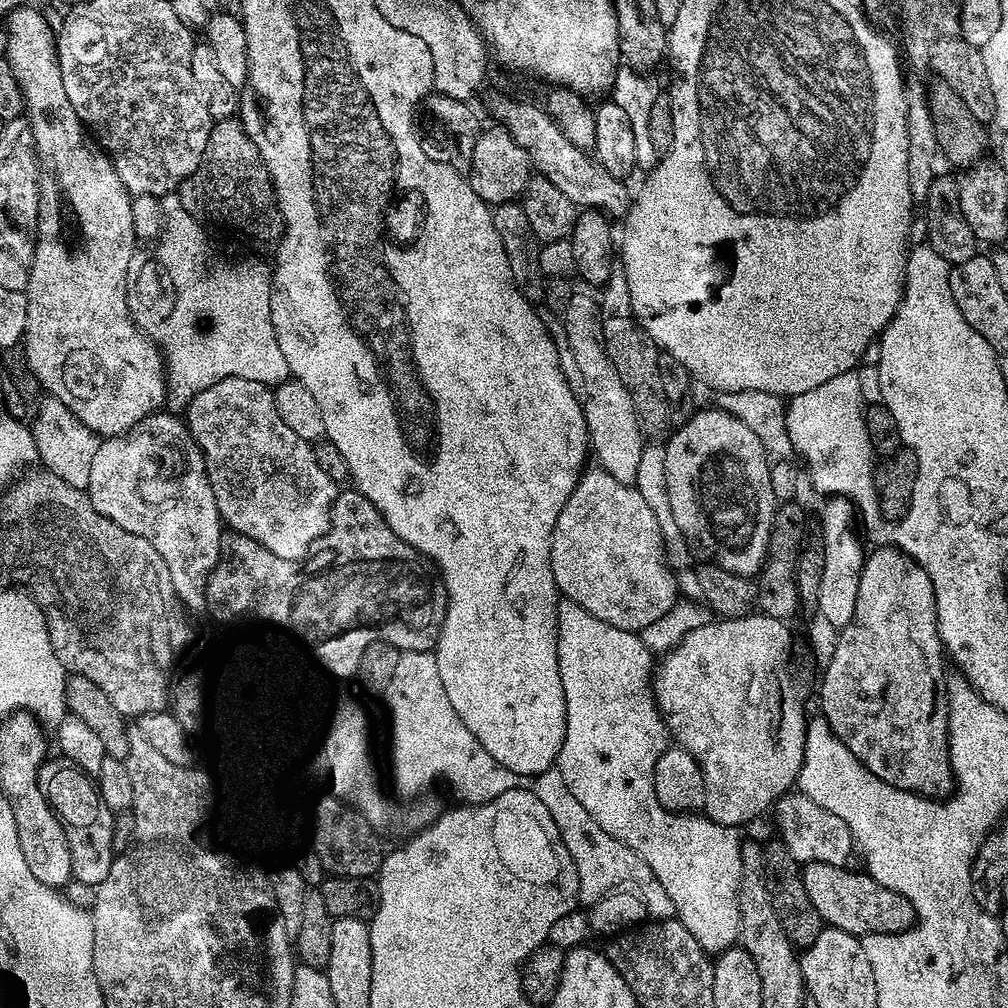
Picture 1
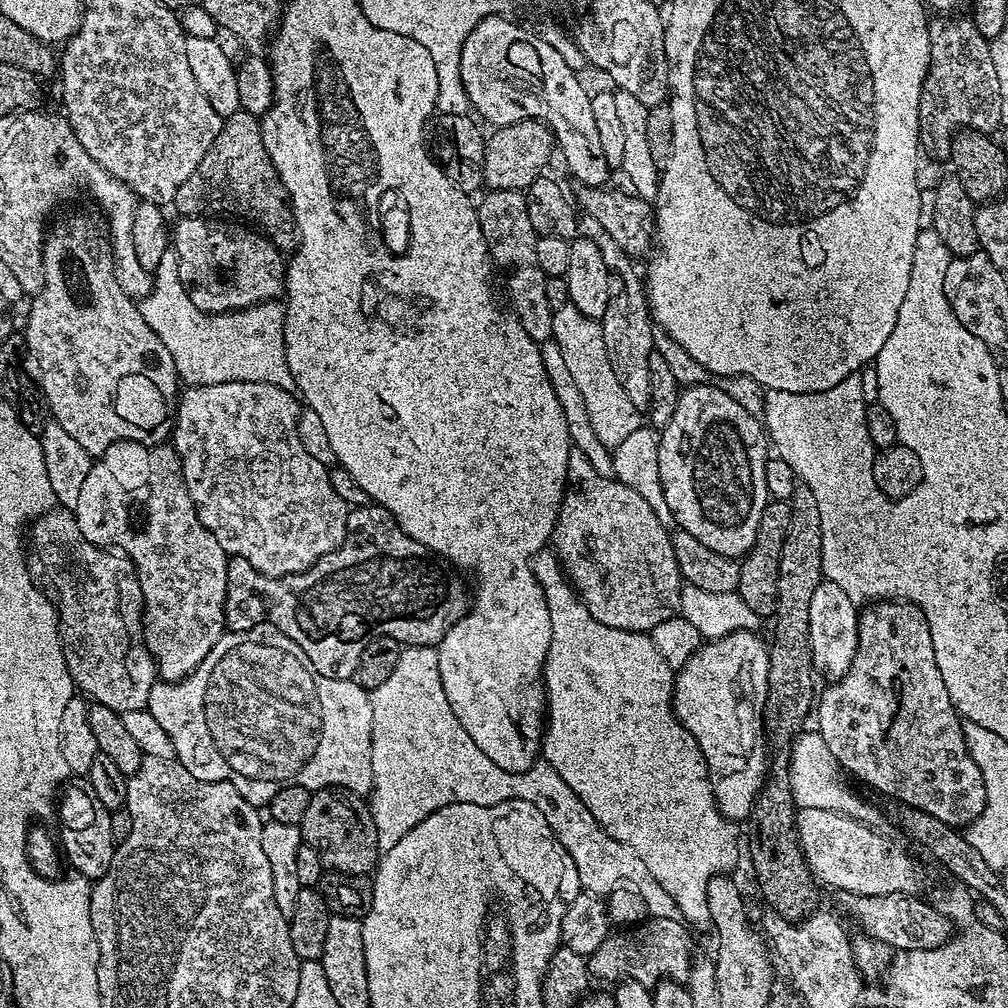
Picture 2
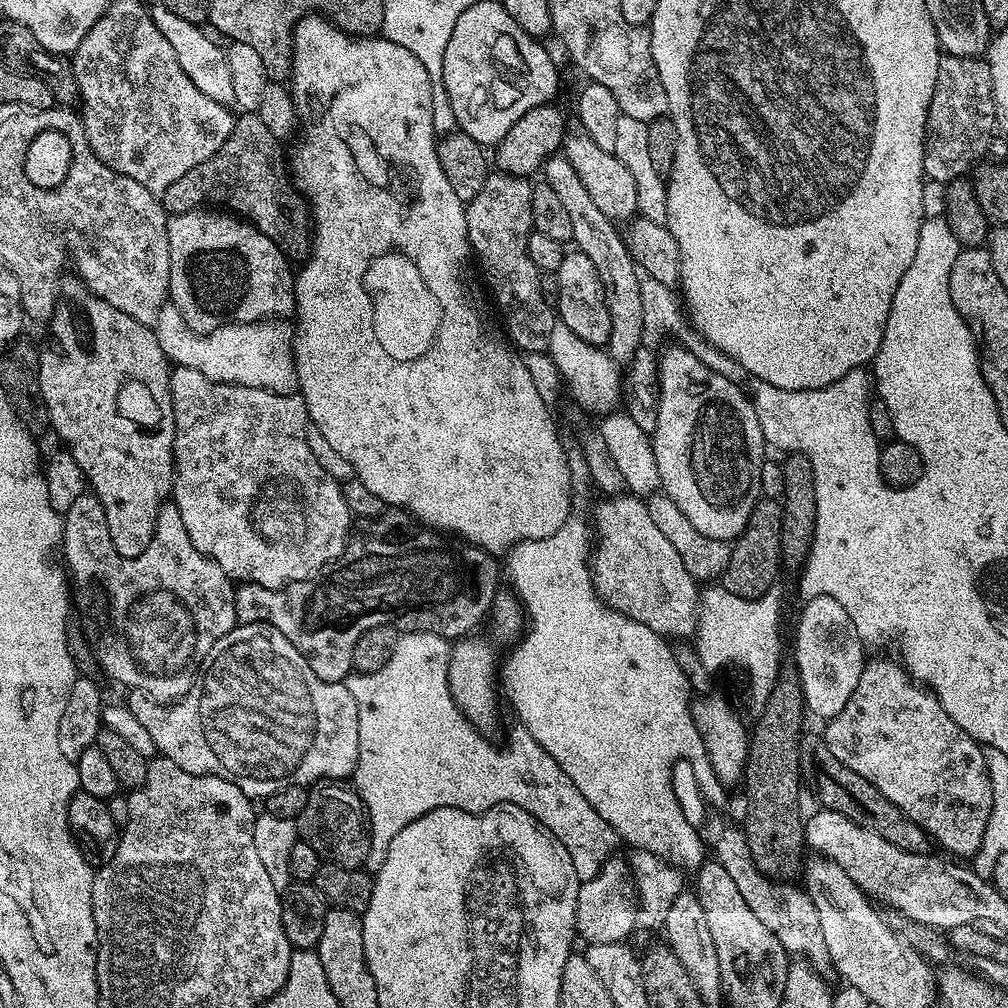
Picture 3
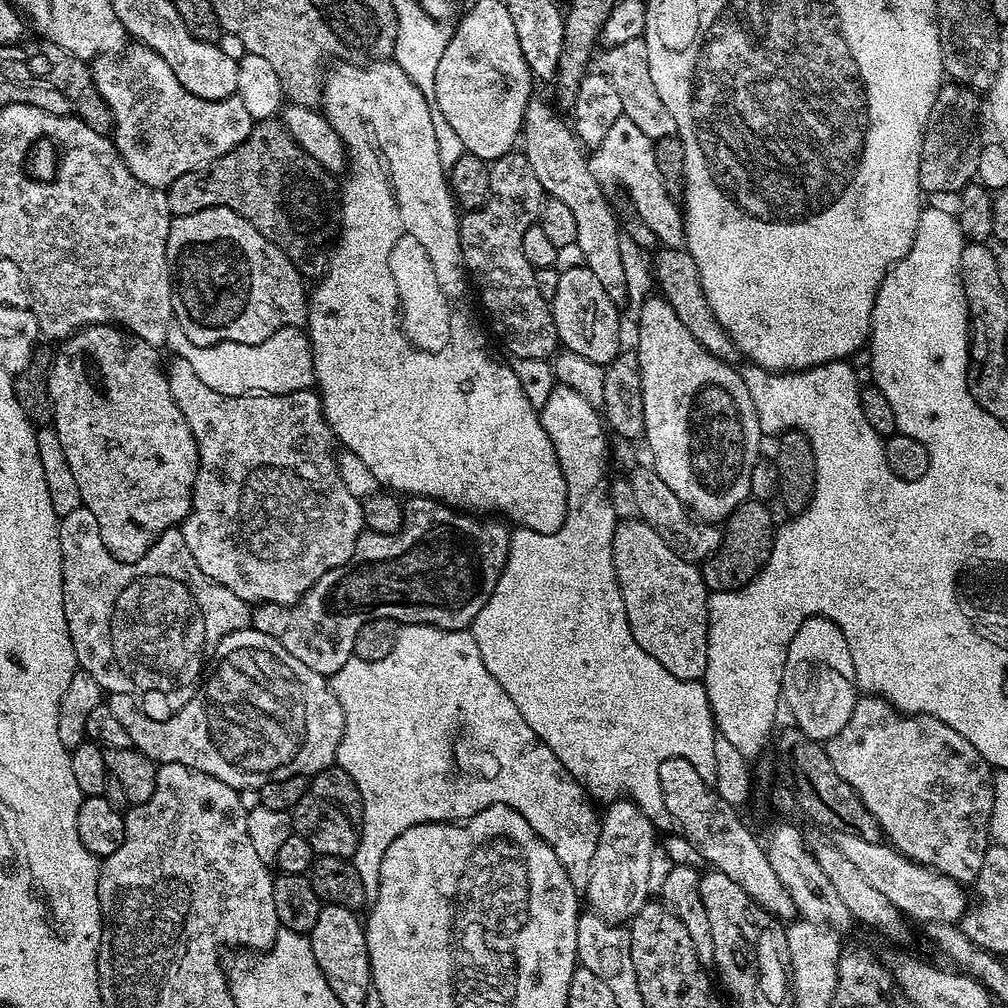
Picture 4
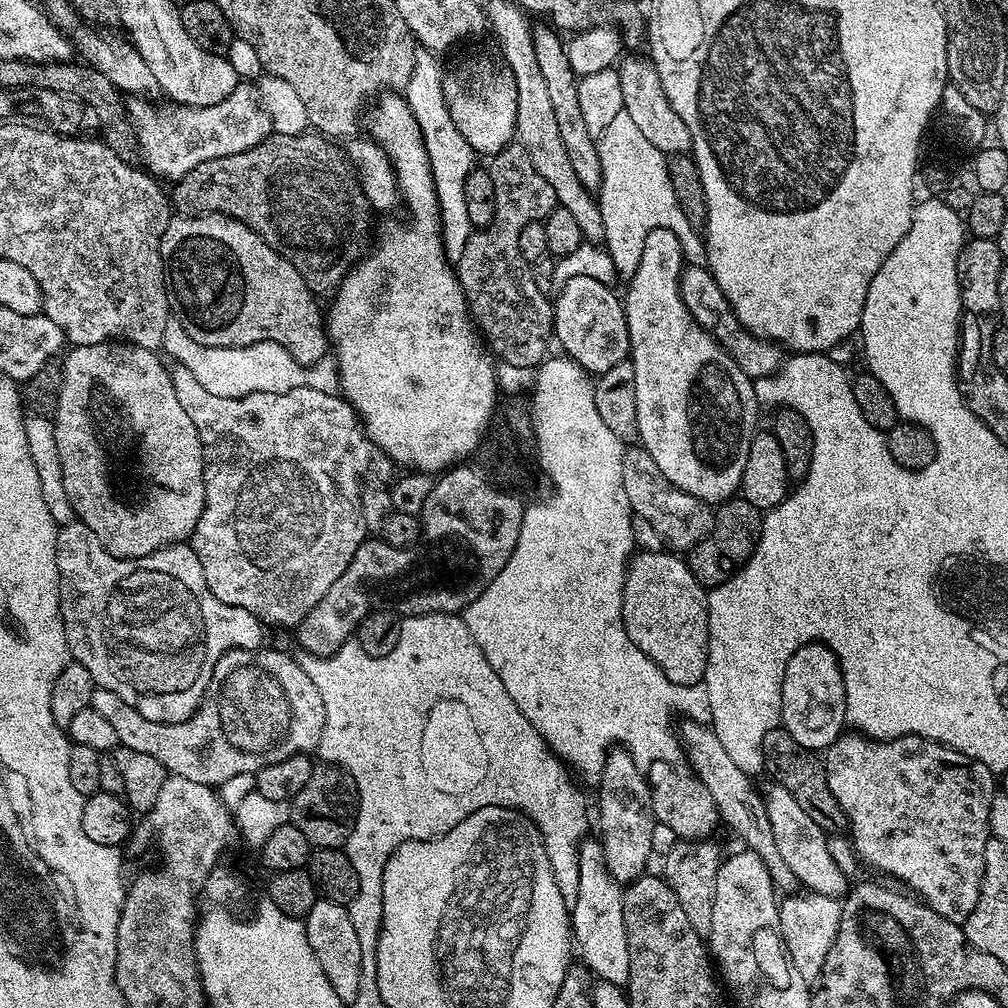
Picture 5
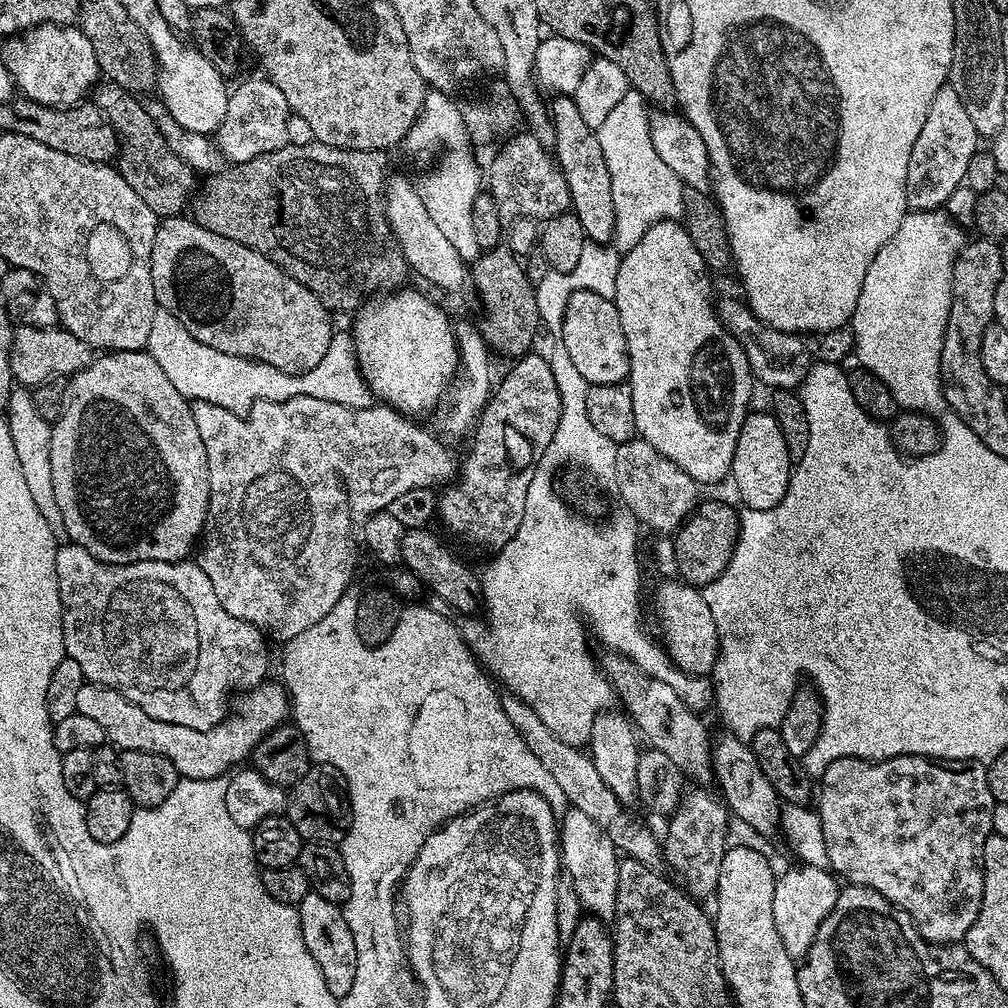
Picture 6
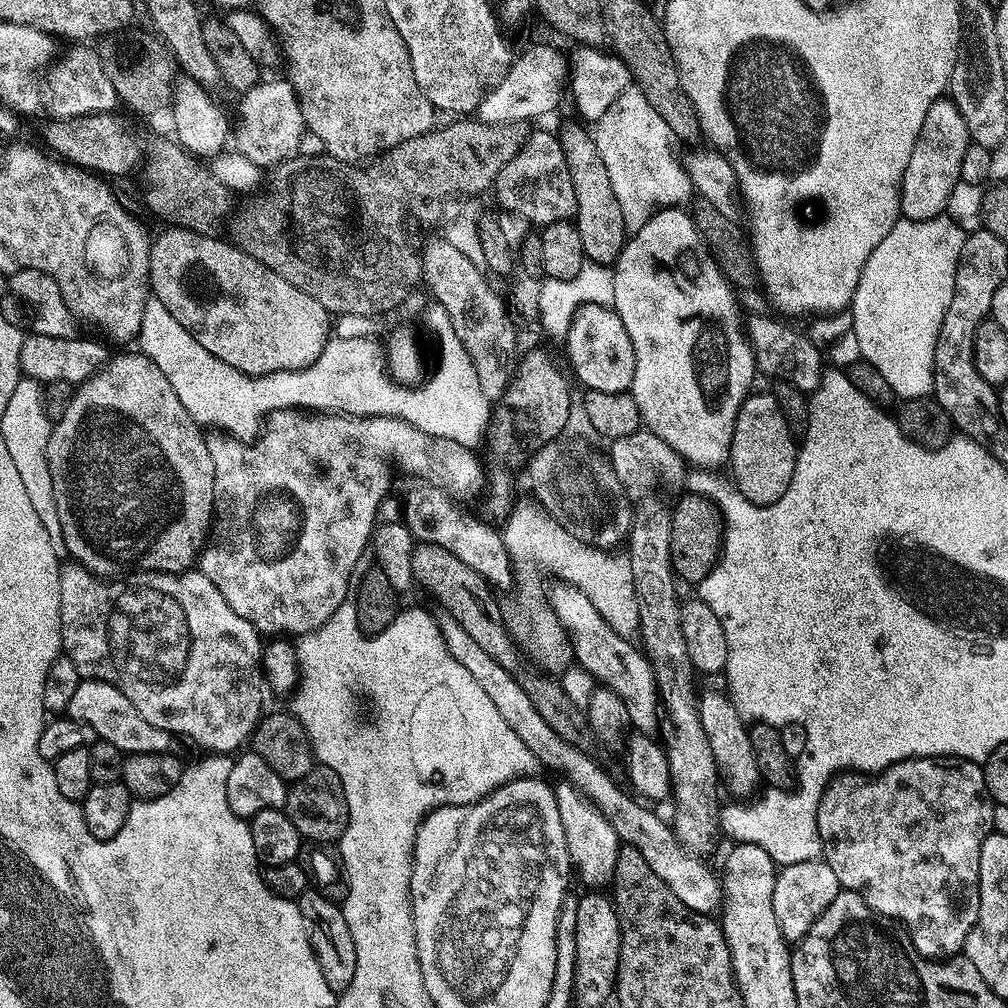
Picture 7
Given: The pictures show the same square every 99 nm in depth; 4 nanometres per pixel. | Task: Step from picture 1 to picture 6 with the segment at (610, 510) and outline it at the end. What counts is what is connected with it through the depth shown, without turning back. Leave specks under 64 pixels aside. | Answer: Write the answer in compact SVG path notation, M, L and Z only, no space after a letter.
M679 578L665 579L657 586L652 600L664 631L662 644L673 664L690 676L708 676L720 653L720 635L716 632L714 618L710 618L710 606L706 606L703 591Z

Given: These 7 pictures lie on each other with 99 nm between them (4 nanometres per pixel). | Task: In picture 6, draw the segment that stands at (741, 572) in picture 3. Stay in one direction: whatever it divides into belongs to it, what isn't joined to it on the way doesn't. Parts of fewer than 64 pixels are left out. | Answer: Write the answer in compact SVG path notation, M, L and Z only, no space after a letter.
M701 499L692 515L674 533L673 548L677 555L679 579L704 589L726 570L740 537L740 512L724 500Z

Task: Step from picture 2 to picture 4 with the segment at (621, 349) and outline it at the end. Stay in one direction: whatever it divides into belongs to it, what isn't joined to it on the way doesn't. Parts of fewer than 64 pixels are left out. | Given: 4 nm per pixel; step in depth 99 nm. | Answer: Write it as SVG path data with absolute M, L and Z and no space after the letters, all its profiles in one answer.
M539 98L528 101L528 108L522 117L524 157L530 162L530 170L534 170L538 182L542 182L545 193L551 199L570 206L574 213L574 223L578 226L578 238L574 248L584 255L583 267L596 275L598 282L602 282L606 294L610 294L616 305L623 305L628 300L628 291L626 274L622 270L622 233L616 225L616 216L604 197L605 185L594 178L588 165L585 145L576 139L575 131L565 121L565 125L560 121L561 113L549 101L548 104Z

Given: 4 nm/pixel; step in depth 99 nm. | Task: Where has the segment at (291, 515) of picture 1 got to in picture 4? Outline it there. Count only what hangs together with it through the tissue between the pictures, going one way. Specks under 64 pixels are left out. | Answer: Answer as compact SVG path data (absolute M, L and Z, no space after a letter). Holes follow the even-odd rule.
M173 355L171 359L172 361L169 364L167 361L166 364L170 394L174 398L178 410L182 410L182 418L186 418L186 426L190 426L190 434L194 434L194 442L200 459L200 465L196 471L196 481L192 487L192 508L188 511L188 517L182 525L186 546L190 550L190 554L194 554L194 562L198 566L198 570L202 570L202 574L206 574L206 578L210 578L216 584L226 586L226 590L238 594L238 598L242 598L249 606L296 604L312 589L314 582L318 582L318 578L322 578L322 574L342 566L351 558L360 533L365 531L360 500L354 494L350 494L350 490L346 490L346 482L342 482L342 478L338 474L334 447L332 448L332 444L334 445L332 428L324 417L319 395L312 390L291 392L285 396L265 396L263 394L227 396L226 394L218 394L218 390L210 390L210 386L206 386L206 382L202 382L202 378L198 378L198 374L194 374L194 370L190 366L190 362L186 362L186 358ZM242 498L308 498L308 530L290 532L290 546L272 546L272 540L268 540L268 538L272 538L272 536L268 536L268 526L262 526L260 528L262 532L250 530L246 534L246 526L242 526Z

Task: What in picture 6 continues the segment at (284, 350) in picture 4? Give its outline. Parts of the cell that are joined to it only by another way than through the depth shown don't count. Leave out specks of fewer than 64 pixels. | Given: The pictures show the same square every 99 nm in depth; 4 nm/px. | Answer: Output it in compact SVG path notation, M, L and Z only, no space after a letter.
M157 307L154 322L150 325L146 350L154 362L162 366L174 390L178 390L185 400L214 402L214 406L222 406L231 412L247 414L260 400L285 400L295 396L322 398L326 402L338 402L351 408L370 408L374 403L368 383L360 373L356 347L347 331L337 331L333 335L330 350L326 350L326 358L322 358L314 370L301 376L291 376L269 364L234 354L222 354L222 350L214 350L214 346L198 342L198 338L194 338L190 330L186 330L186 326L174 318L174 314Z

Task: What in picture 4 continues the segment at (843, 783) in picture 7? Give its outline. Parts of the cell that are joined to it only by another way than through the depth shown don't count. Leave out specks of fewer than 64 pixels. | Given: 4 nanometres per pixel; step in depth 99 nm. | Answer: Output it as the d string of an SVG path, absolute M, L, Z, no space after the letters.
M864 694L857 699L853 714L850 715L846 726L826 742L826 749L839 778L842 778L857 792L858 798L865 804L865 809L880 824L881 833L886 837L887 843L891 847L904 856L910 857L917 864L925 864L926 867L941 872L944 876L949 876L950 879L956 880L959 884L968 886L975 882L982 870L982 858L990 843L988 827L990 826L990 810L994 806L994 790L992 789L994 769L991 764L984 761L982 754L978 754L978 750L974 750L974 746L970 746L970 742L966 742L966 738L962 738L962 734L958 734L958 730L950 730L950 726L946 726L946 722L938 722L938 718L933 716L913 716L897 712L884 697Z

